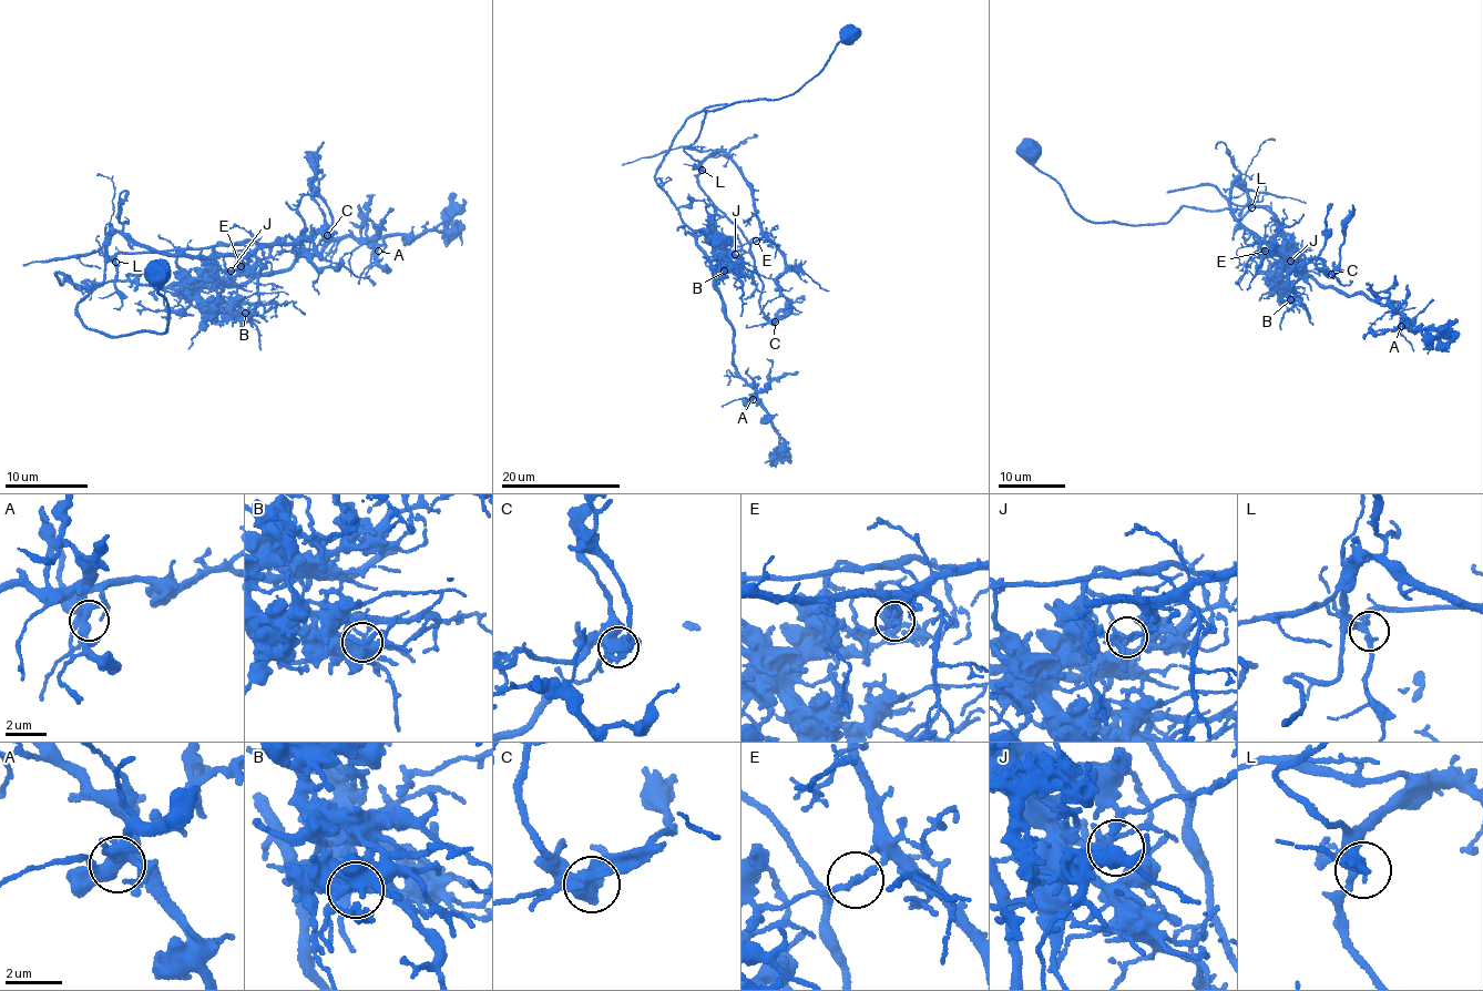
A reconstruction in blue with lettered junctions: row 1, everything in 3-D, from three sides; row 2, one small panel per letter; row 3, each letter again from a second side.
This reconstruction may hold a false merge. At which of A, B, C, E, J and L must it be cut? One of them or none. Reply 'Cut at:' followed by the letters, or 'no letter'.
Cut at: E

